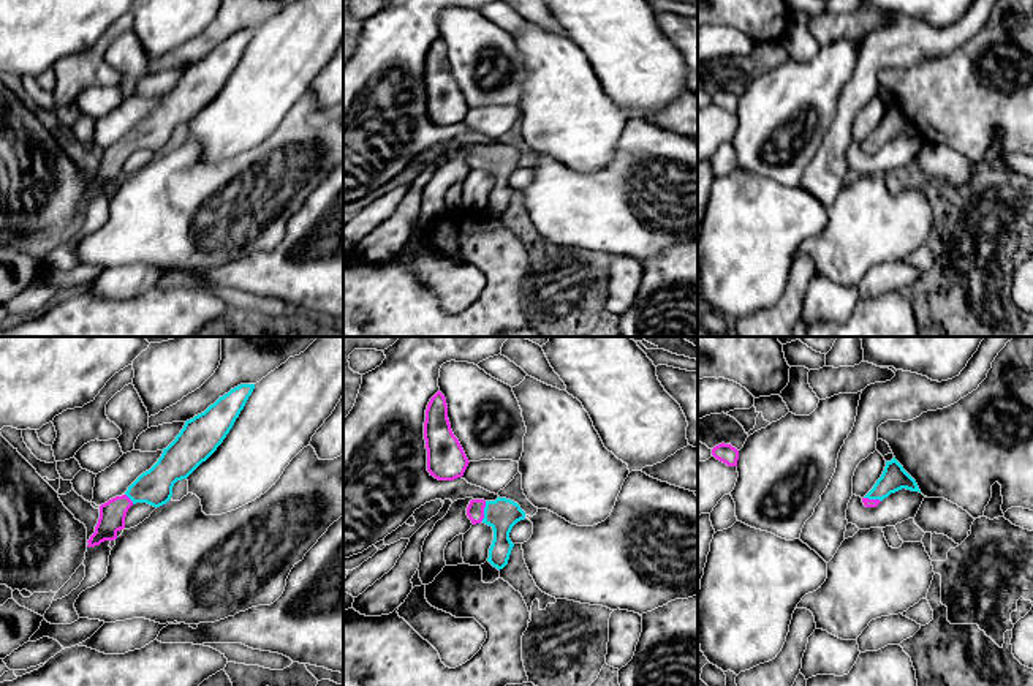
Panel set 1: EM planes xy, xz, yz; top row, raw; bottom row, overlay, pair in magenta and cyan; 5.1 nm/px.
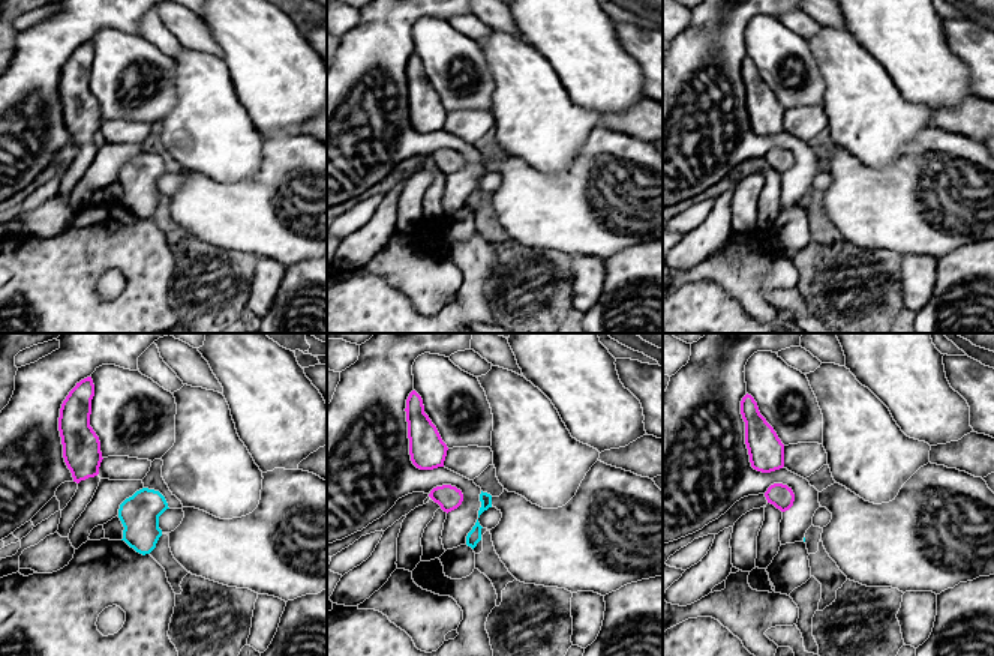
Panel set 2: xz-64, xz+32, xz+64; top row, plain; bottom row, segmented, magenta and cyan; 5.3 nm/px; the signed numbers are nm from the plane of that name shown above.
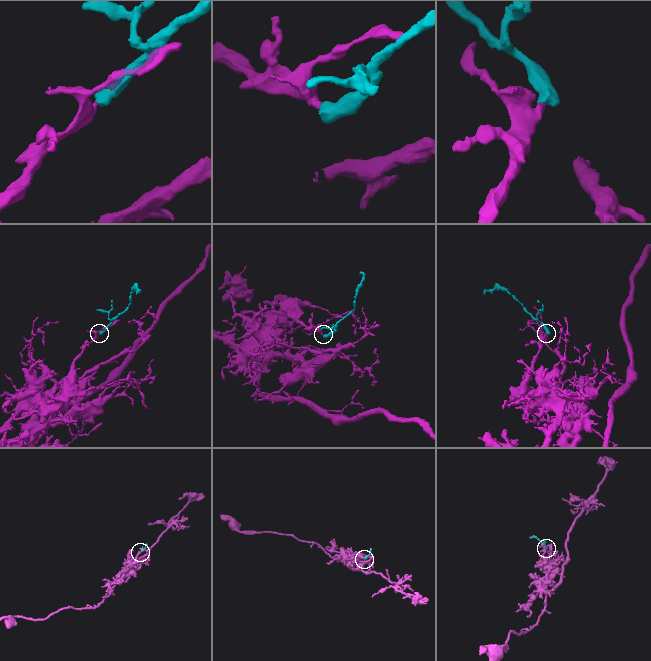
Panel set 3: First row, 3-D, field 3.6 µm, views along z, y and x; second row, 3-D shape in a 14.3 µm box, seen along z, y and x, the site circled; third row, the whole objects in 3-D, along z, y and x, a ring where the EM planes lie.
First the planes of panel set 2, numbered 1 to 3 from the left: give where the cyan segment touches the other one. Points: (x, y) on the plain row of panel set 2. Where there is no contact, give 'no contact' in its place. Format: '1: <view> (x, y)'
1: no contact
2: no contact
3: no contact

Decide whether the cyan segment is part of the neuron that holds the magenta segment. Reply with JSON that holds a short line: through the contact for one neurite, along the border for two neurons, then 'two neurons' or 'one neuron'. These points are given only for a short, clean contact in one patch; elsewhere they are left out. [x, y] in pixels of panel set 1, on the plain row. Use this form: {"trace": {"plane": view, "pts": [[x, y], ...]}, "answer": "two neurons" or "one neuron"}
{"trace": {"plane": "xz", "pts": [[475, 157], [483, 157], [502, 160]]}, "answer": "one neuron"}

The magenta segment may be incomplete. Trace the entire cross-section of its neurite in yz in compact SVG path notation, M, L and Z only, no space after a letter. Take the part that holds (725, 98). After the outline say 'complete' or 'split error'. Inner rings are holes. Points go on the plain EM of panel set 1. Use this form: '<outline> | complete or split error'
M718 90L712 95L712 101L726 109L728 112L737 112L737 106L739 106L739 96L736 93L732 93L731 90Z | complete

